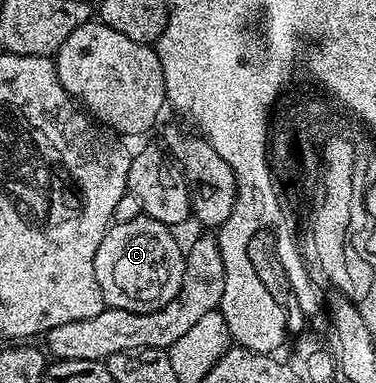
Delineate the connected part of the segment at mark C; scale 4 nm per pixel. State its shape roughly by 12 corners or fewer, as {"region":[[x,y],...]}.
{"region":[[149,215],[120,219],[97,246],[106,307],[164,308],[185,248]]}

